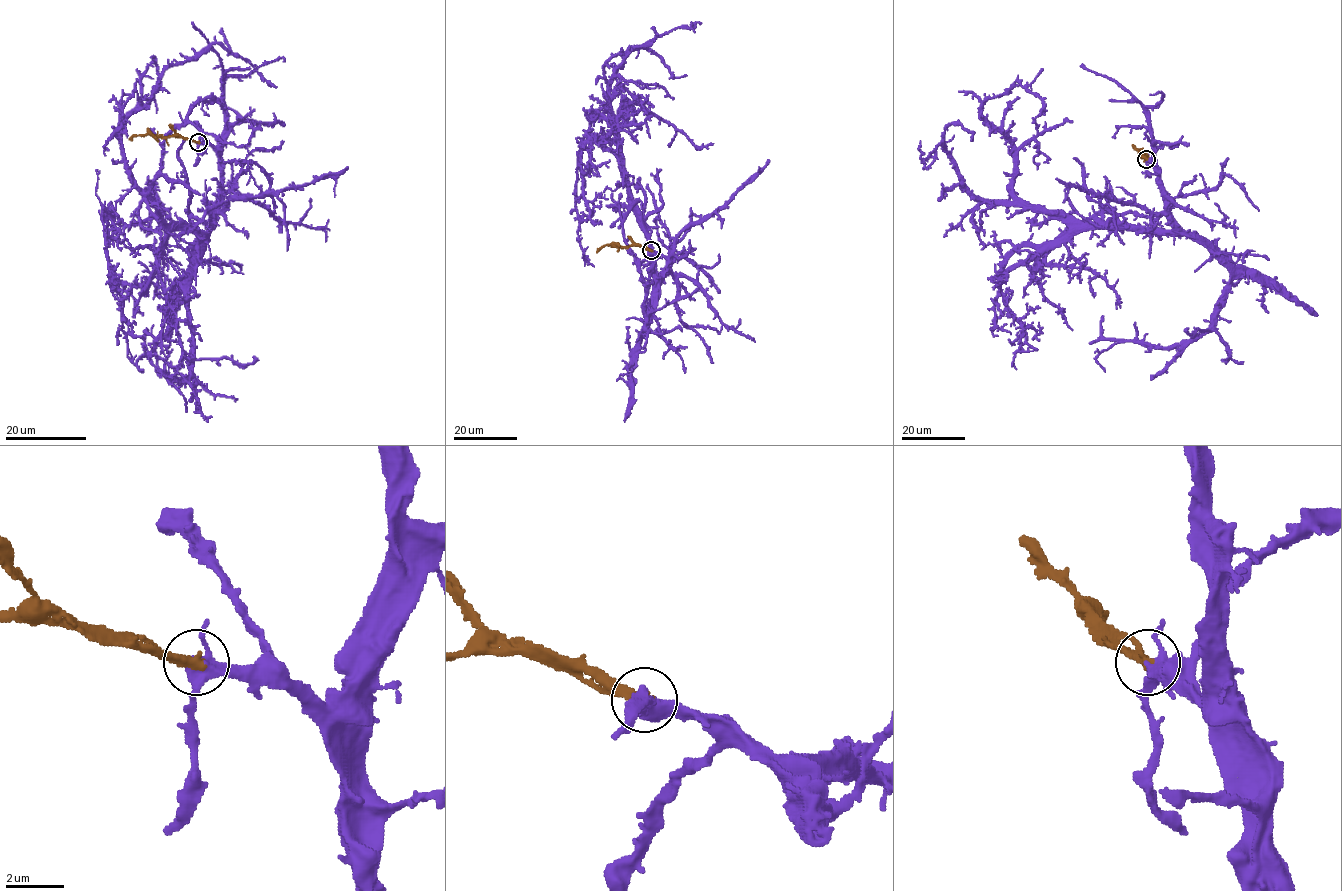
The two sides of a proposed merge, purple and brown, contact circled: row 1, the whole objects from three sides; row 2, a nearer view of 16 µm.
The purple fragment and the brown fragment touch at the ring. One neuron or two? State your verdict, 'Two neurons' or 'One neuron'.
One neuron

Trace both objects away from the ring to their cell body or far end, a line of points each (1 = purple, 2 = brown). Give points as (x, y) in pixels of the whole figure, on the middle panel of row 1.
1: (651, 251), (668, 262), (659, 277), (619, 133), (590, 119), (620, 86), (694, 145), (713, 143)
2: (651, 251), (637, 245), (604, 245), (596, 252)

